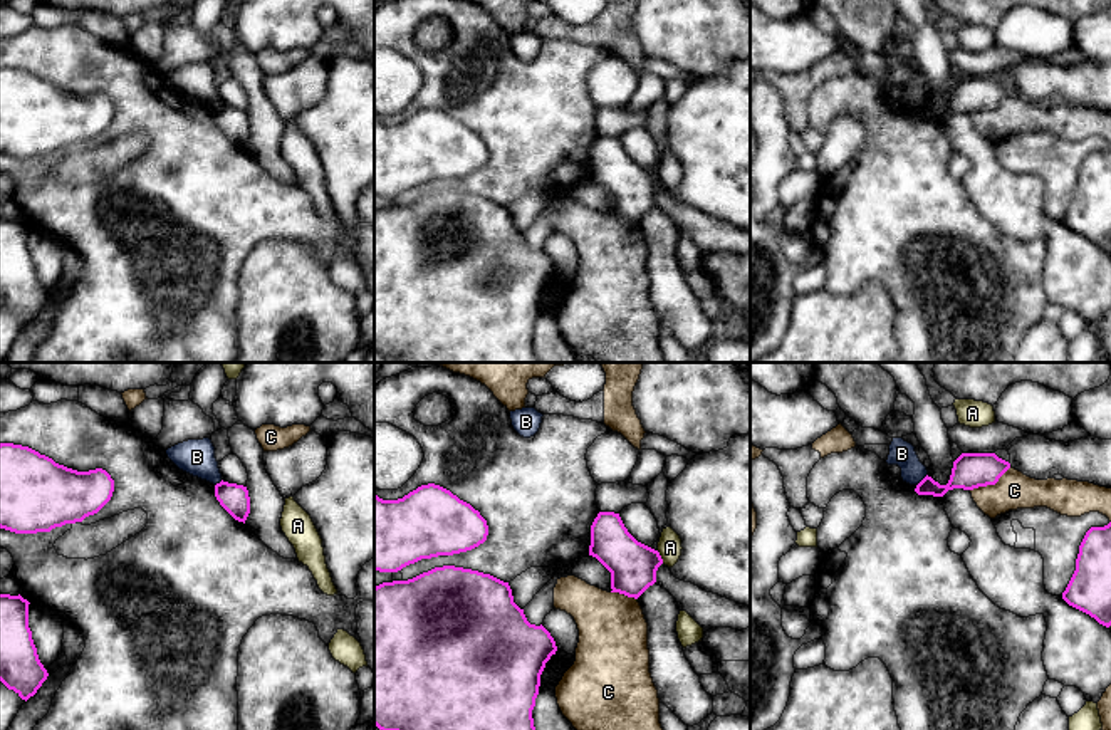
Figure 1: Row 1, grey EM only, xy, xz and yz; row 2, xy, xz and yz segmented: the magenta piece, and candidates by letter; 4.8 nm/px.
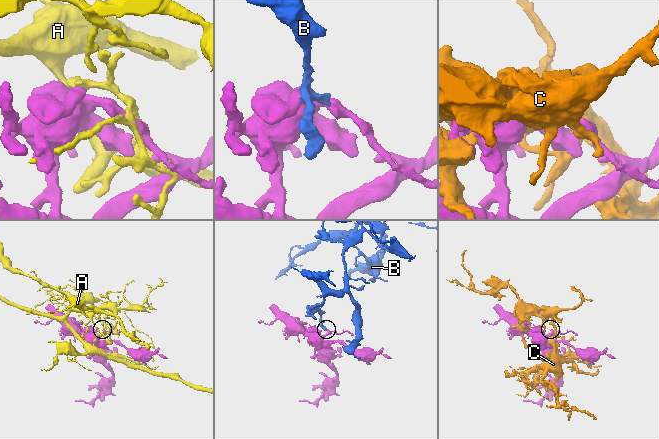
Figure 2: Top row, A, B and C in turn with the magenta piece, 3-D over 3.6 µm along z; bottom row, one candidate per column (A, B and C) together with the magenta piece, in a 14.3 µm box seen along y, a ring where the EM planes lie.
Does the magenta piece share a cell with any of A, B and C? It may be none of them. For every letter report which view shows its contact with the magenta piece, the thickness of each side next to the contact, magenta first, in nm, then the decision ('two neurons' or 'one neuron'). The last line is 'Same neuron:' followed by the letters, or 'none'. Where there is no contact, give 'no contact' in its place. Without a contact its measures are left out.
A: xz | 220/110 nm | two neurons
B: yz | 180/120 nm | two neurons
C: yz | 180/180 nm | two neurons
Same neuron: none

